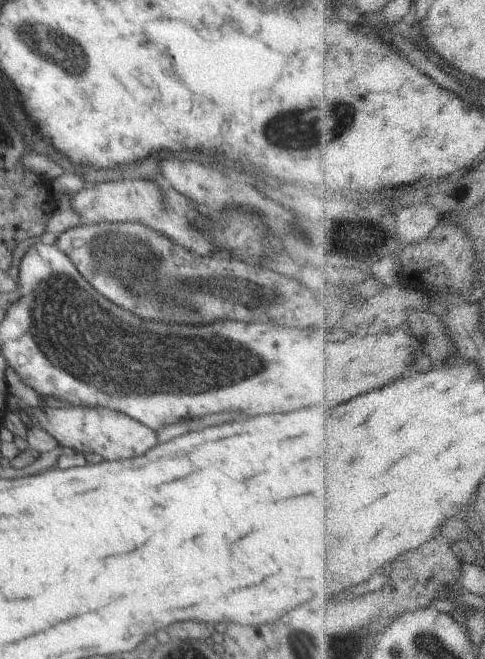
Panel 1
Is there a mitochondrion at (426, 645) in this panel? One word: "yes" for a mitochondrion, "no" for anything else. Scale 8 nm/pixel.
yes

